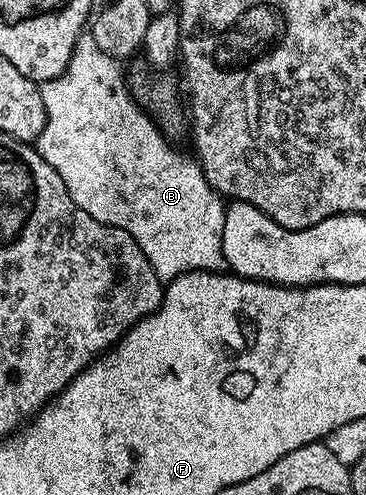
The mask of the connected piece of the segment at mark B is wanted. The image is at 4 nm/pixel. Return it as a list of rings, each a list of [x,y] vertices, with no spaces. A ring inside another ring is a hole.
[[[90,33],[79,35],[67,70],[62,75],[58,75],[56,79],[39,84],[41,101],[45,105],[47,124],[45,129],[41,129],[39,136],[34,139],[33,146],[45,161],[49,161],[49,165],[53,165],[53,169],[57,169],[57,177],[61,177],[61,181],[65,181],[65,189],[69,189],[69,197],[73,197],[73,201],[77,201],[77,205],[81,209],[85,209],[85,213],[89,213],[89,217],[101,221],[106,227],[125,229],[125,233],[129,233],[129,237],[133,237],[133,241],[137,241],[141,253],[145,253],[145,257],[149,257],[149,265],[153,265],[159,279],[170,281],[179,275],[184,275],[186,271],[219,271],[224,266],[223,250],[221,249],[221,233],[225,229],[225,213],[227,212],[224,200],[211,188],[207,178],[203,175],[203,168],[199,166],[198,162],[178,155],[167,144],[170,143],[168,136],[160,131],[158,123],[136,103],[134,95],[129,90],[129,83],[125,75],[123,79],[123,66],[124,64],[120,60],[114,59],[112,55],[105,54],[102,49],[98,48],[97,41],[93,41]]]

